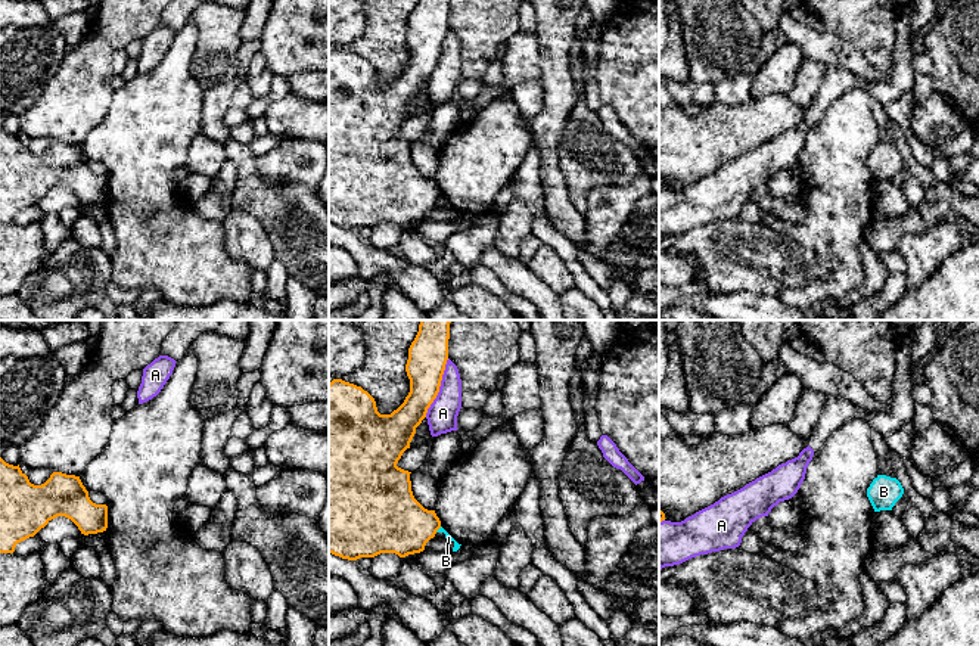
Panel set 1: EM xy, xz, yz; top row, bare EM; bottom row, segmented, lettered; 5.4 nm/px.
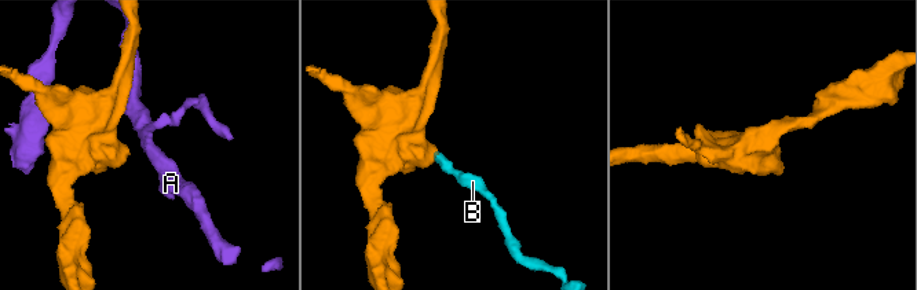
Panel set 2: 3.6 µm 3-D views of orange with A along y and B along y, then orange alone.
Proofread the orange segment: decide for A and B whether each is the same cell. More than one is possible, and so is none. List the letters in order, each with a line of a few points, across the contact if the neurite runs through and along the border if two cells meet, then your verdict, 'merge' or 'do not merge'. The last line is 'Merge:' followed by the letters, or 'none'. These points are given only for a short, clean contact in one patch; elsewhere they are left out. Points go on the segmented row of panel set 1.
A: do not merge
B: line xz (441, 527), (435, 531); do not merge
Merge: none

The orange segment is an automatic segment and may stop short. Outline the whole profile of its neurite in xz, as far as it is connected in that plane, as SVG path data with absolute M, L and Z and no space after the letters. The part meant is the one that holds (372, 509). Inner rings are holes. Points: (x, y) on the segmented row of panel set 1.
M420 320L419 332L408 348L405 372L410 392L391 414L380 414L374 398L361 386L333 379L329 383L329 553L348 560L395 553L400 558L420 553L441 528L435 510L425 509L413 496L408 470L397 466L403 453L410 448L416 428L426 417L436 398L448 360L451 320Z

